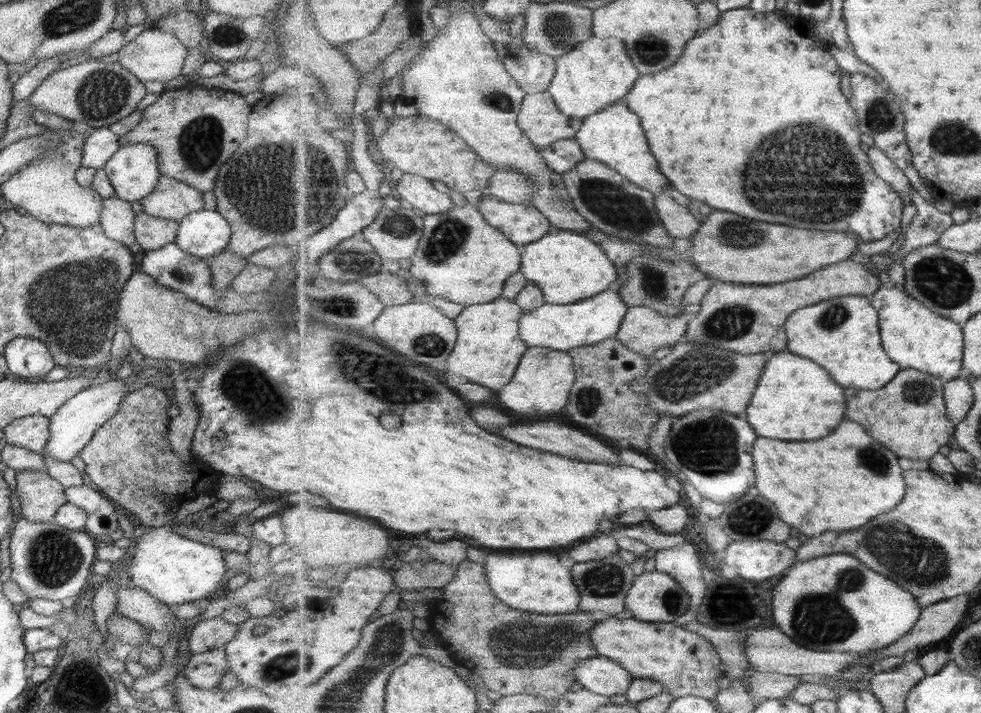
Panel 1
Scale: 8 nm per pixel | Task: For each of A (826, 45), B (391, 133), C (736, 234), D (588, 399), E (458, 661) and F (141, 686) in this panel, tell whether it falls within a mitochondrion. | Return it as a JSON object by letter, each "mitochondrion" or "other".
{"A":"other","B":"other","C":"mitochondrion","D":"mitochondrion","E":"other","F":"other"}

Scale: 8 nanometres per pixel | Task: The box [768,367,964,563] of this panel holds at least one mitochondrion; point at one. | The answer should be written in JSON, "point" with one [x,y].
{"point":[872,457]}

